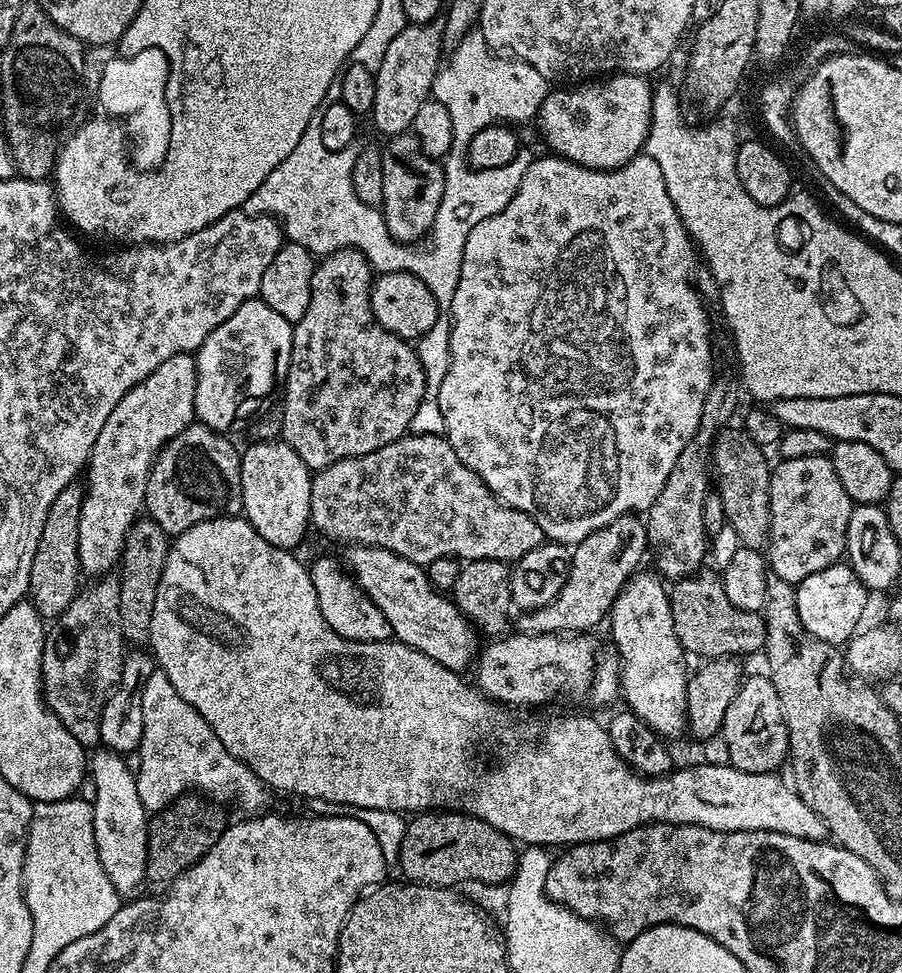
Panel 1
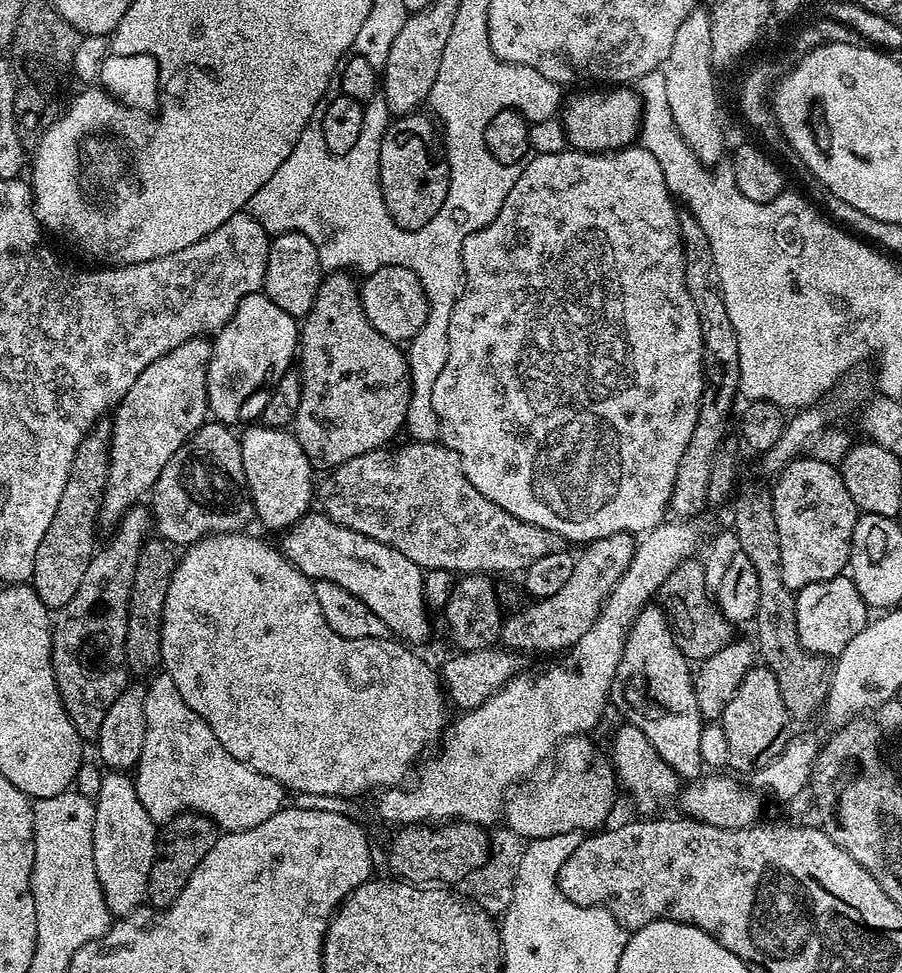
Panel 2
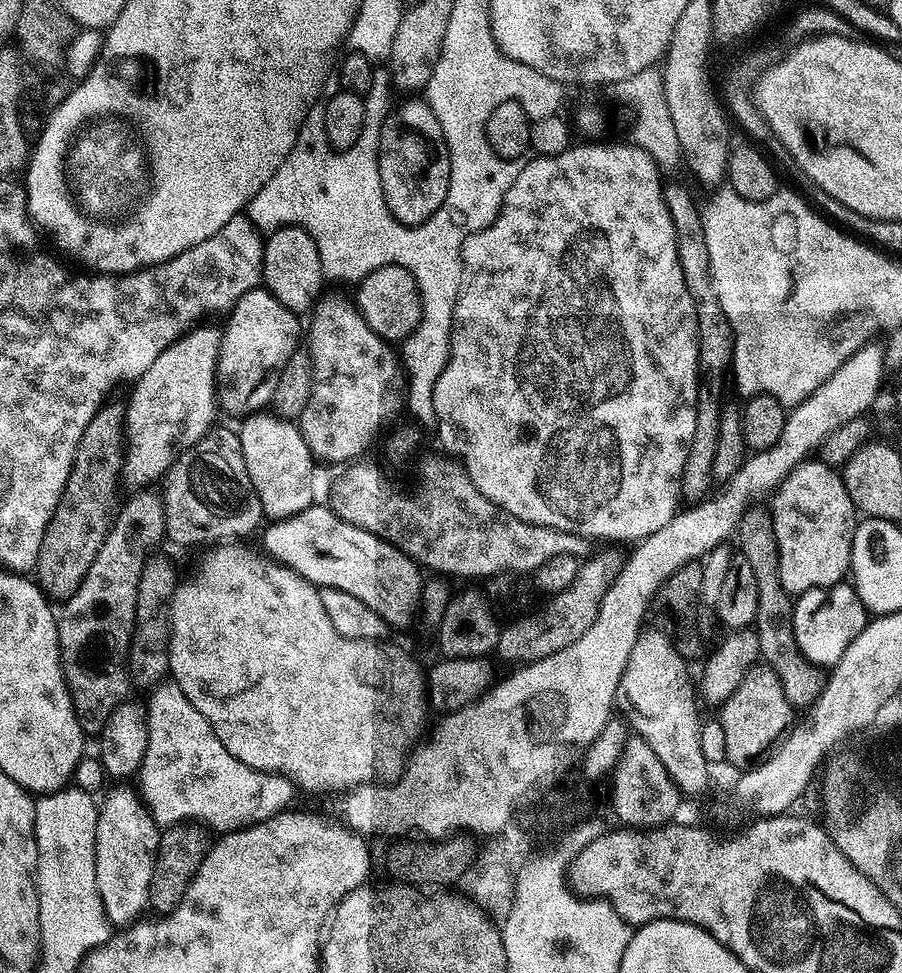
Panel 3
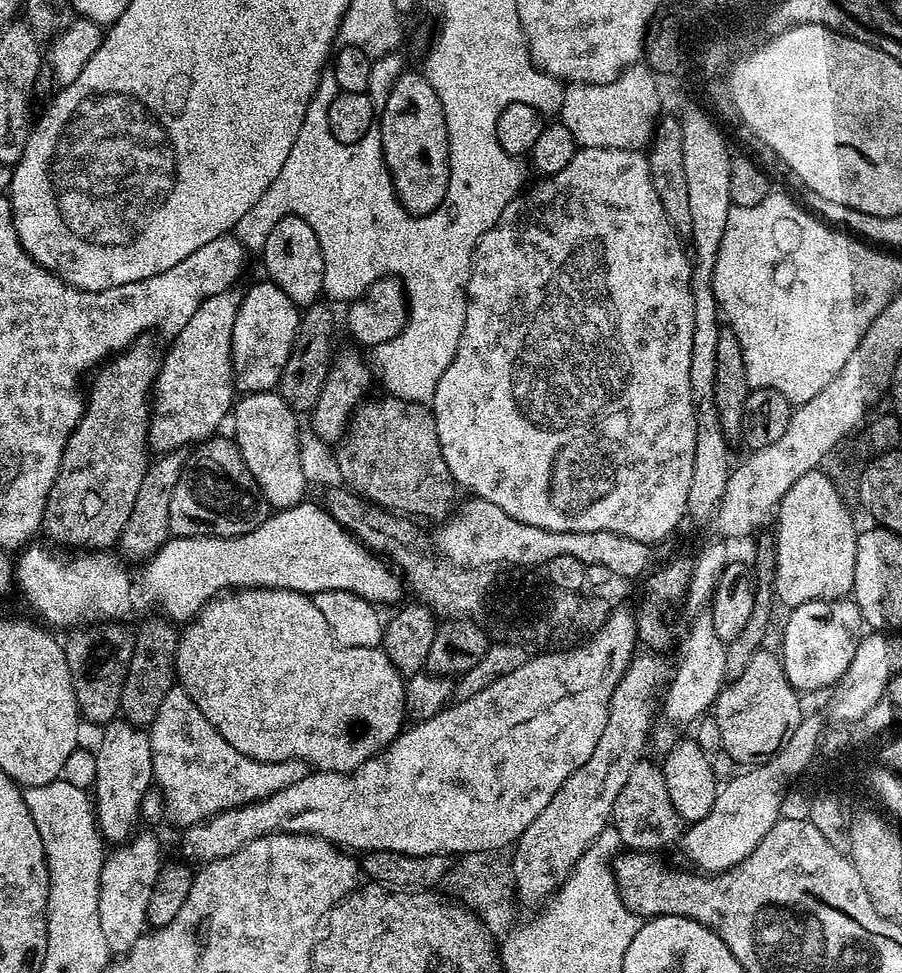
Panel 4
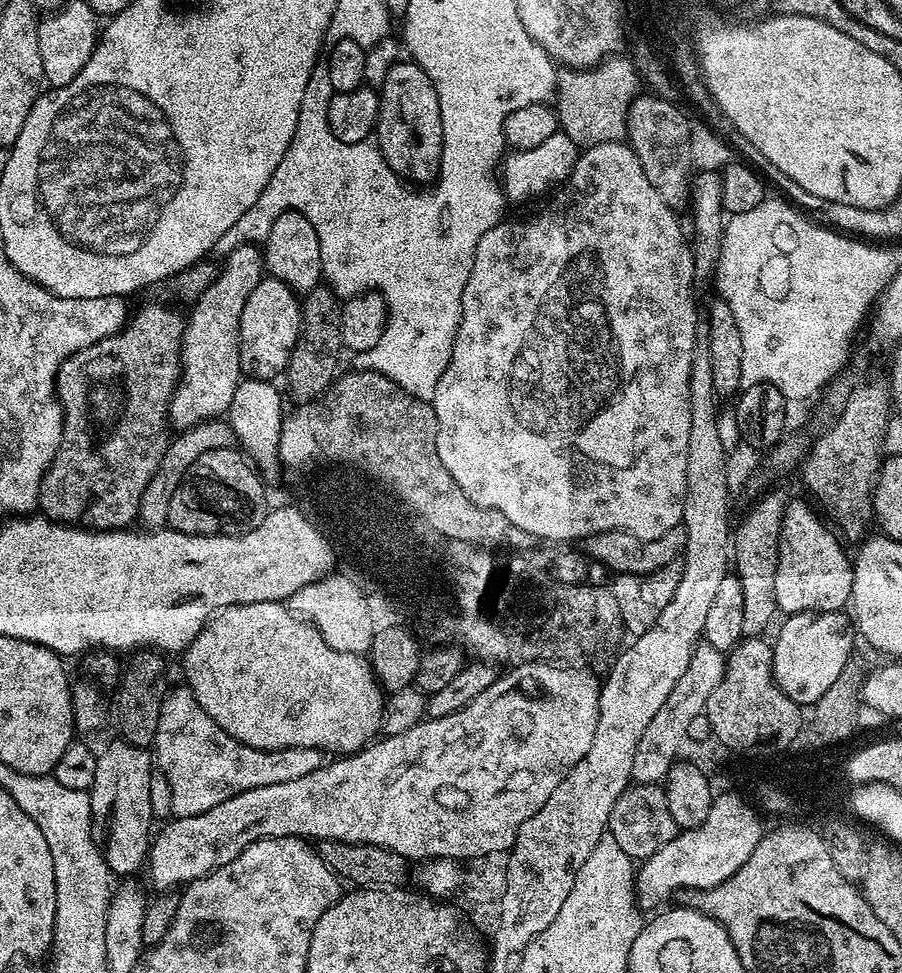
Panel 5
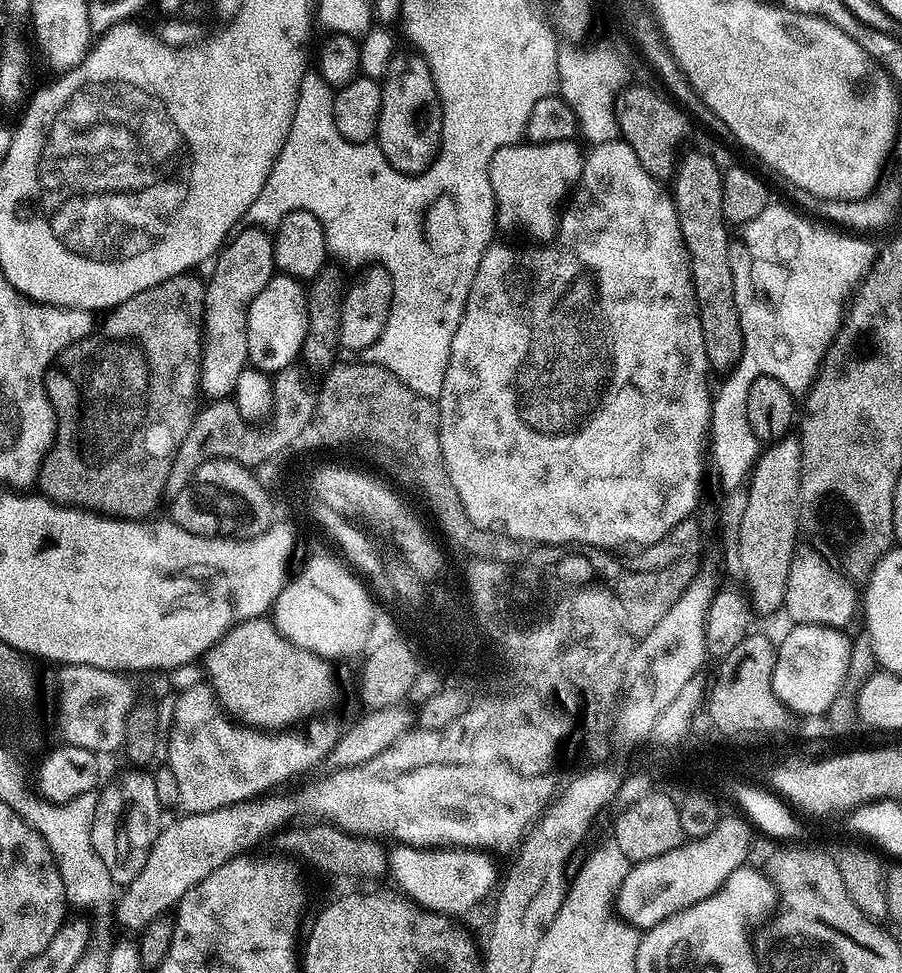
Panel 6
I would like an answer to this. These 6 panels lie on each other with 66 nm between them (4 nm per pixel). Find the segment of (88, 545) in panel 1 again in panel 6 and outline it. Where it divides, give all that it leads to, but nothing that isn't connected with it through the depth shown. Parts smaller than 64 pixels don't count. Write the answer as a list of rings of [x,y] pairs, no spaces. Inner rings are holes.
[[[241,227],[220,249],[212,266],[212,277],[207,277],[204,290],[198,388],[203,395],[205,392],[208,398],[215,401],[231,397],[236,391],[238,374],[242,374],[242,370],[249,367],[246,318],[250,302],[258,294],[262,294],[262,286],[266,286],[266,282],[270,282],[277,271],[272,236],[263,228]]]

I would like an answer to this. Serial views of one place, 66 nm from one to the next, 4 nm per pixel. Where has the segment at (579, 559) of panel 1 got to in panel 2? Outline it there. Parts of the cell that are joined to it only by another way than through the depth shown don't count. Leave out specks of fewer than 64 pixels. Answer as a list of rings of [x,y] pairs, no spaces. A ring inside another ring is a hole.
[[[631,532],[610,534],[606,538],[591,541],[585,547],[588,549],[576,556],[574,574],[570,574],[570,582],[566,582],[566,586],[562,586],[558,594],[533,599],[528,602],[532,604],[526,605],[521,612],[503,617],[499,643],[517,654],[560,651],[563,653],[571,649],[599,618],[606,598],[614,590],[618,578],[626,574],[626,566],[630,566],[634,558],[637,543],[637,537]]]

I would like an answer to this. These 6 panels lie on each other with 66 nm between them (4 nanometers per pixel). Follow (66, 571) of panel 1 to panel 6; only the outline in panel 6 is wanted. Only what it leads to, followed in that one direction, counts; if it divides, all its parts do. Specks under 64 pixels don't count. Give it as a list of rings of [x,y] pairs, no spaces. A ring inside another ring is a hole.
[[[196,274],[175,276],[166,282],[158,282],[158,286],[150,286],[150,290],[142,290],[142,294],[134,294],[134,298],[126,298],[126,302],[111,309],[105,315],[108,317],[101,324],[99,321],[98,327],[89,336],[82,338],[77,344],[71,344],[53,360],[52,367],[44,376],[44,389],[56,415],[56,437],[52,440],[52,449],[44,456],[35,482],[35,487],[52,503],[61,506],[75,506],[121,520],[139,520],[153,515],[152,511],[160,502],[160,494],[164,490],[166,480],[169,480],[172,473],[172,460],[176,457],[178,446],[182,438],[186,438],[186,430],[190,430],[192,425],[194,415],[192,402],[195,396],[198,396],[200,378],[205,287],[205,281],[199,280]]]

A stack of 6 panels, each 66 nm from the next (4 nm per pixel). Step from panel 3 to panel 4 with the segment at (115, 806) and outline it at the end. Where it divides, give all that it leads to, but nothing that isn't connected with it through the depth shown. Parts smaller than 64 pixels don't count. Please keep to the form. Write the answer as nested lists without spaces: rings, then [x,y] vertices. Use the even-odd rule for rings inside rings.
[[[139,832],[115,845],[107,853],[102,866],[98,922],[102,922],[102,934],[106,937],[106,946],[112,954],[130,951],[134,942],[138,942],[138,938],[144,935],[148,922],[146,905],[150,902],[150,890],[154,890],[154,882],[162,867],[159,842],[150,833]]]

